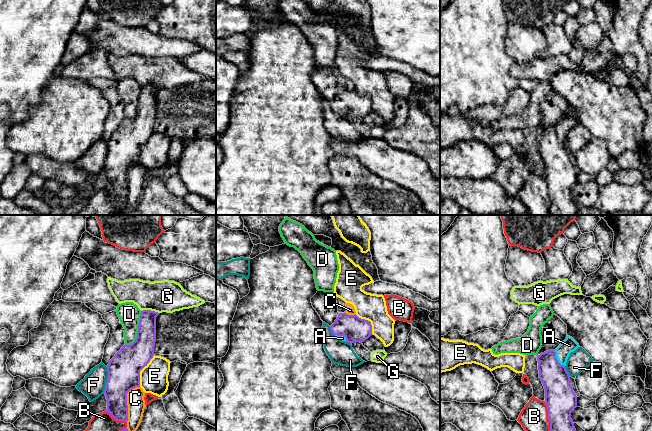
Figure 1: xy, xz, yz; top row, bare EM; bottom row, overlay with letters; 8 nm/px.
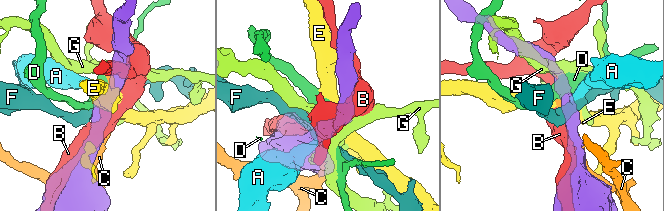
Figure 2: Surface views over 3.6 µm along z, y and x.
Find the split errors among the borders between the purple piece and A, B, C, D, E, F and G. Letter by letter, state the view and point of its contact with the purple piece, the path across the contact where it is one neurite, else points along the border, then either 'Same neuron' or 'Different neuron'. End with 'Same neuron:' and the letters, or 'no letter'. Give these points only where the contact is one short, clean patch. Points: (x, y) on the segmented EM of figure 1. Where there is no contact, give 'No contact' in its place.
A: Touches purple at yz (556, 359). Path across: yz (556, 380), (556, 359), (569, 345). Same neuron
B: Touches purple at yz (548, 416). Different neuron
C: Touches purple at xy (126, 401). Different neuron
D: Touches purple at xy (138, 330). Boundary: xy (141, 311), (137, 337), (126, 345). Different neuron
E: Touches purple at xy (140, 370). Different neuron
F: Touches purple at xy (107, 379). Boundary: xy (106, 366), (107, 381), (103, 392). Different neuron
G: Touches purple at xy (150, 310). Different neuron
Same neuron: A

